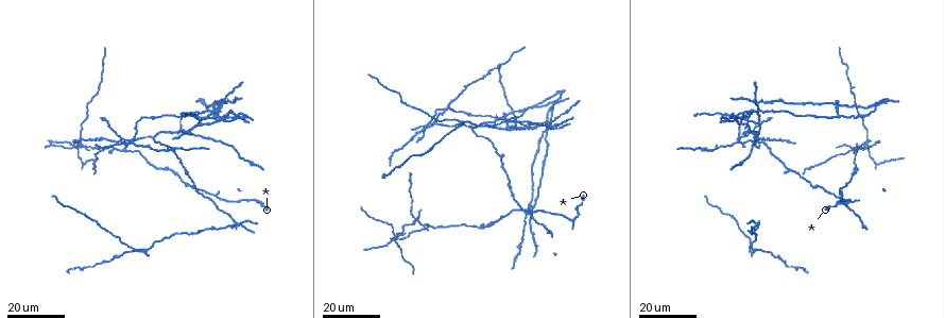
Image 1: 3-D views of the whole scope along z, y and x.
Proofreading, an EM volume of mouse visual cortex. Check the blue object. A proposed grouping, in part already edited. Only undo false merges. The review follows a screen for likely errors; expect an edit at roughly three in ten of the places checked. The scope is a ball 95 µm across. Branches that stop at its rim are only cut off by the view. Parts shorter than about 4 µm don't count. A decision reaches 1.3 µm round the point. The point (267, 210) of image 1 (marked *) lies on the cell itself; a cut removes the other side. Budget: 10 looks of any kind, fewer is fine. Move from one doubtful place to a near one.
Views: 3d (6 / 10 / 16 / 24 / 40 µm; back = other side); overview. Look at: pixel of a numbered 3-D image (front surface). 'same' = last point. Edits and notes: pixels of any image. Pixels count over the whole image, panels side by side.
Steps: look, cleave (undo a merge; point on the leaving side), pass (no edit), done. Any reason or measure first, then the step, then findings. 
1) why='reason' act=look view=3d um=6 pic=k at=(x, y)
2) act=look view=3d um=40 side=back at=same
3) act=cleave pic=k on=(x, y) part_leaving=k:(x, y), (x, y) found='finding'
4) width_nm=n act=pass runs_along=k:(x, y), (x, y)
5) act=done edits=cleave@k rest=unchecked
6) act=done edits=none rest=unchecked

why='three arms meet' act=look view=3d um=16 pic=1 at=(504, 127)

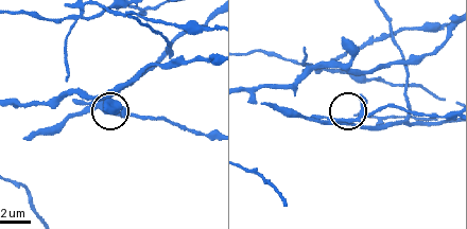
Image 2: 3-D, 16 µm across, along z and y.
act=look view=3d um=10 pic=2 at=(99, 109)

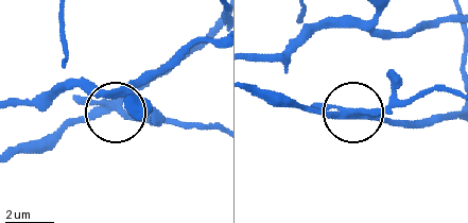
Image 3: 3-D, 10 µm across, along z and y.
act=look view=3d um=6 pic=3 at=(354, 112)

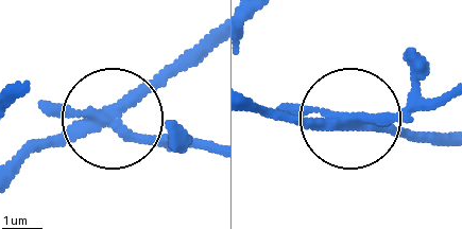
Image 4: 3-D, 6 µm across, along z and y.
side_arm_um=6 act=cleave pic=4 on=(48, 141) part_leaving=4:(105, 115), (214, 48) found='a second cell is stuck on'

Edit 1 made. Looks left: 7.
why='looks like a crossing' act=look view=3d um=16 pic=1 at=(424, 228)

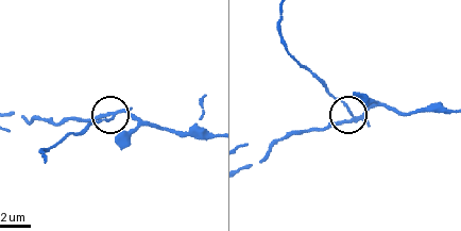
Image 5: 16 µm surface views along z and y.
act=look view=3d um=10 pic=5 at=(112, 117)

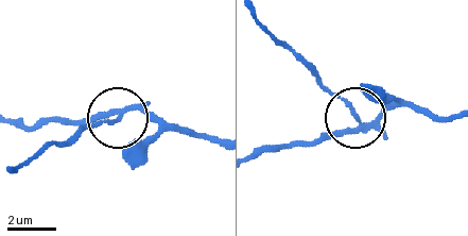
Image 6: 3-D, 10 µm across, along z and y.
arms=4 act=cleave pic=6 on=(345, 102) part_leaving=6:(369, 122), (328, 91), (257, 18) found='two cells meet here'

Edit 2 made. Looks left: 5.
why='looks like a crossing' act=look view=3d um=16 pic=1 at=(756, 223)

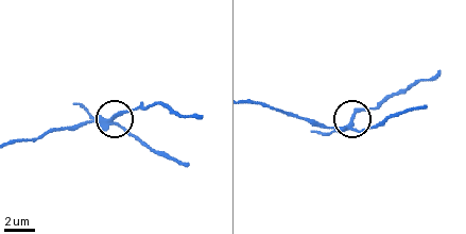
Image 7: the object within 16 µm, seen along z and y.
act=look view=3d um=10 pic=7 at=(350, 126)

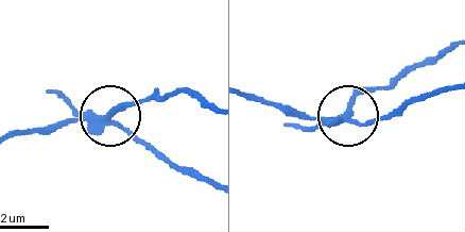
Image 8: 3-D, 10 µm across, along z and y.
side_arm_um=8 act=cleave pic=8 on=(64, 100) part_leaving=8:(98, 117), (126, 127), (175, 164), (211, 180) found='a second cell is stuck on'

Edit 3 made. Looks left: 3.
why='thick turns thin' act=look view=3d um=16 pic=1 at=(564, 113)

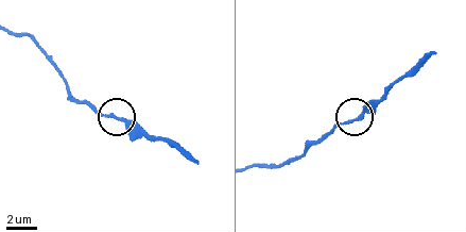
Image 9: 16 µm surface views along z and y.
why='zoom in' act=look view=3d um=6 pic=9 at=(360, 117)

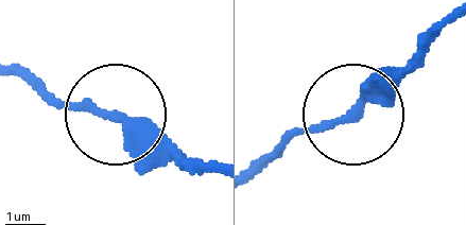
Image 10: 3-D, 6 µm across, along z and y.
act=pass found='continuous, no second cell'

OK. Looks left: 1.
act=done edits=cleave@4,cleave@6,cleave@8 rest=unchecked

